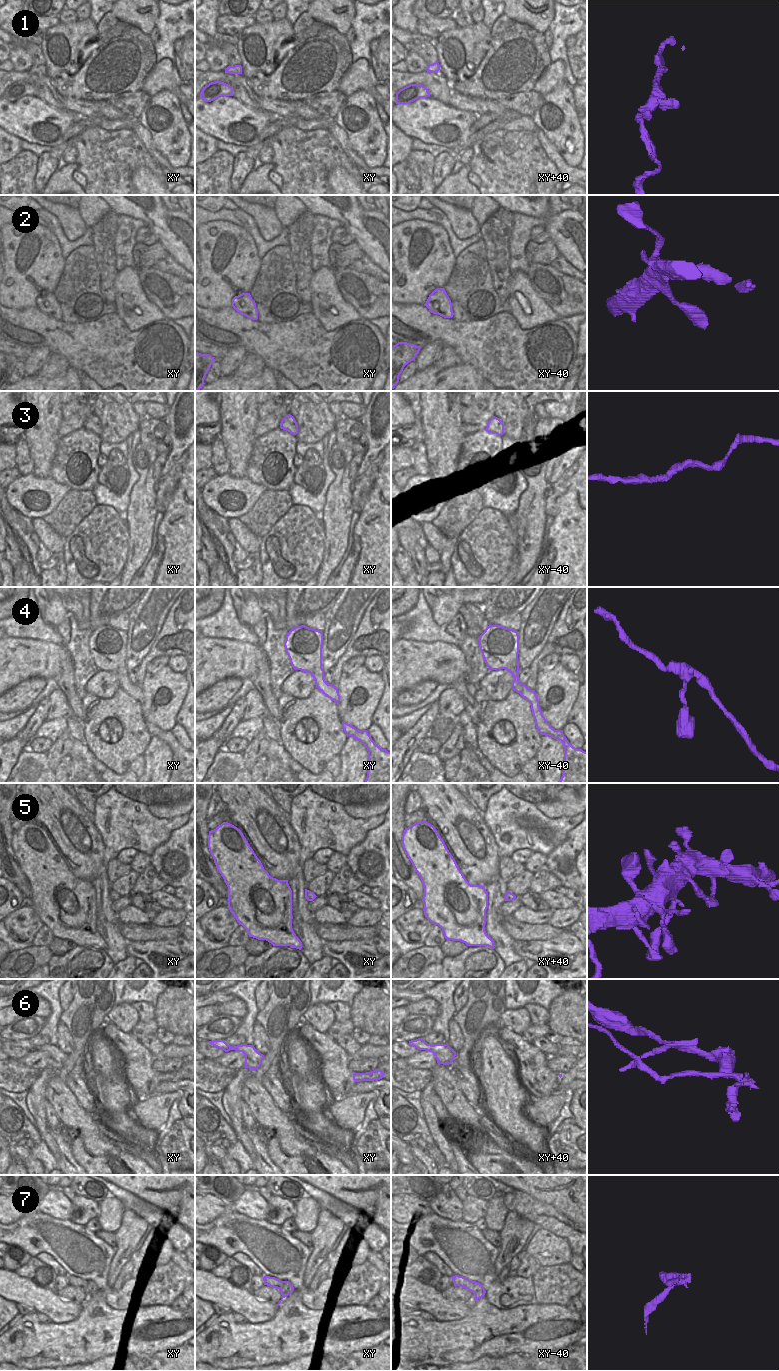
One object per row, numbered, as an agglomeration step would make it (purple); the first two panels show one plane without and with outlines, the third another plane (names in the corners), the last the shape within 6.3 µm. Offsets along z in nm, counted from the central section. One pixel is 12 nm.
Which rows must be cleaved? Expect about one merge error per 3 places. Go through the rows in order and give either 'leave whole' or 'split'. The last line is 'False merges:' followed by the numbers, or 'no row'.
1: leave whole
2: leave whole
3: leave whole
4: leave whole
5: leave whole
6: leave whole
7: split
False merges: 7

